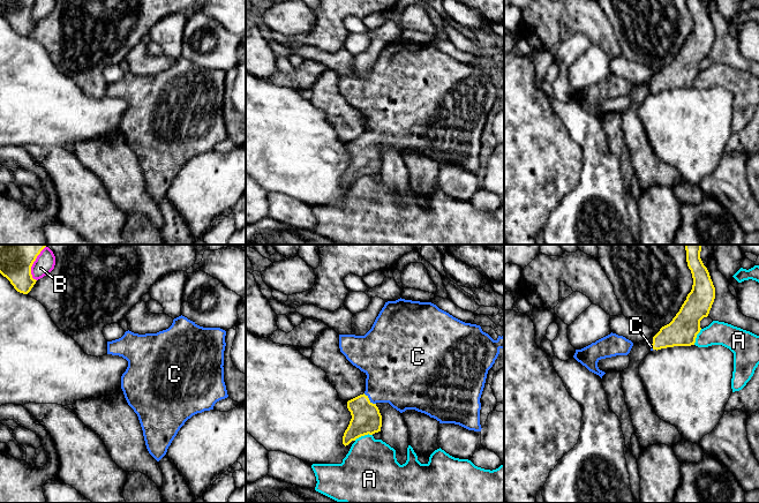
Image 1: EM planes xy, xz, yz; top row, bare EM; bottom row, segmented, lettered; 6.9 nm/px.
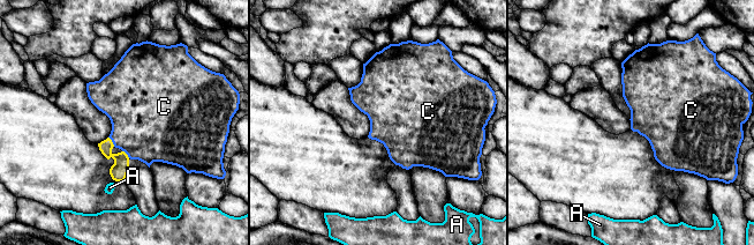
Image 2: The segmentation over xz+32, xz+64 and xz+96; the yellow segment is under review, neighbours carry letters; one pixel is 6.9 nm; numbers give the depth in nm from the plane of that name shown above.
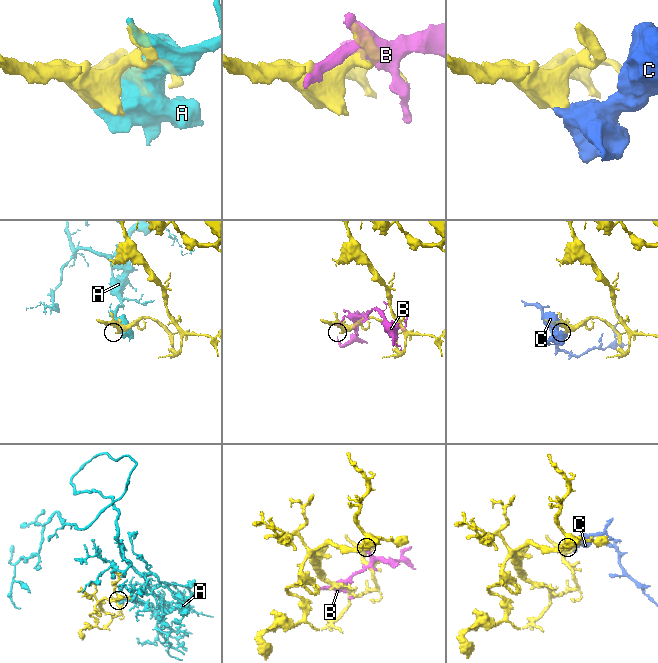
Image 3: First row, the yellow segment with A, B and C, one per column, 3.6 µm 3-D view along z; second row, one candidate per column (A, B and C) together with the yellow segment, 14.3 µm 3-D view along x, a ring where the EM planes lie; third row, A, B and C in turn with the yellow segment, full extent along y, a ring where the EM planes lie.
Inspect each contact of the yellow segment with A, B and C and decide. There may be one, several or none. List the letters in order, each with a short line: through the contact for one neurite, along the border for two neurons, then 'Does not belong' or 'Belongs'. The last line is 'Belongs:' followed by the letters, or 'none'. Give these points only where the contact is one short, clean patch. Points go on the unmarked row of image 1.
A: Does not belong
B: Does not belong
C: Line: xz (366, 160), (368, 141), (395, 117). Belongs
Belongs: C

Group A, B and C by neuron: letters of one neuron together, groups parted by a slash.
A / B / C

